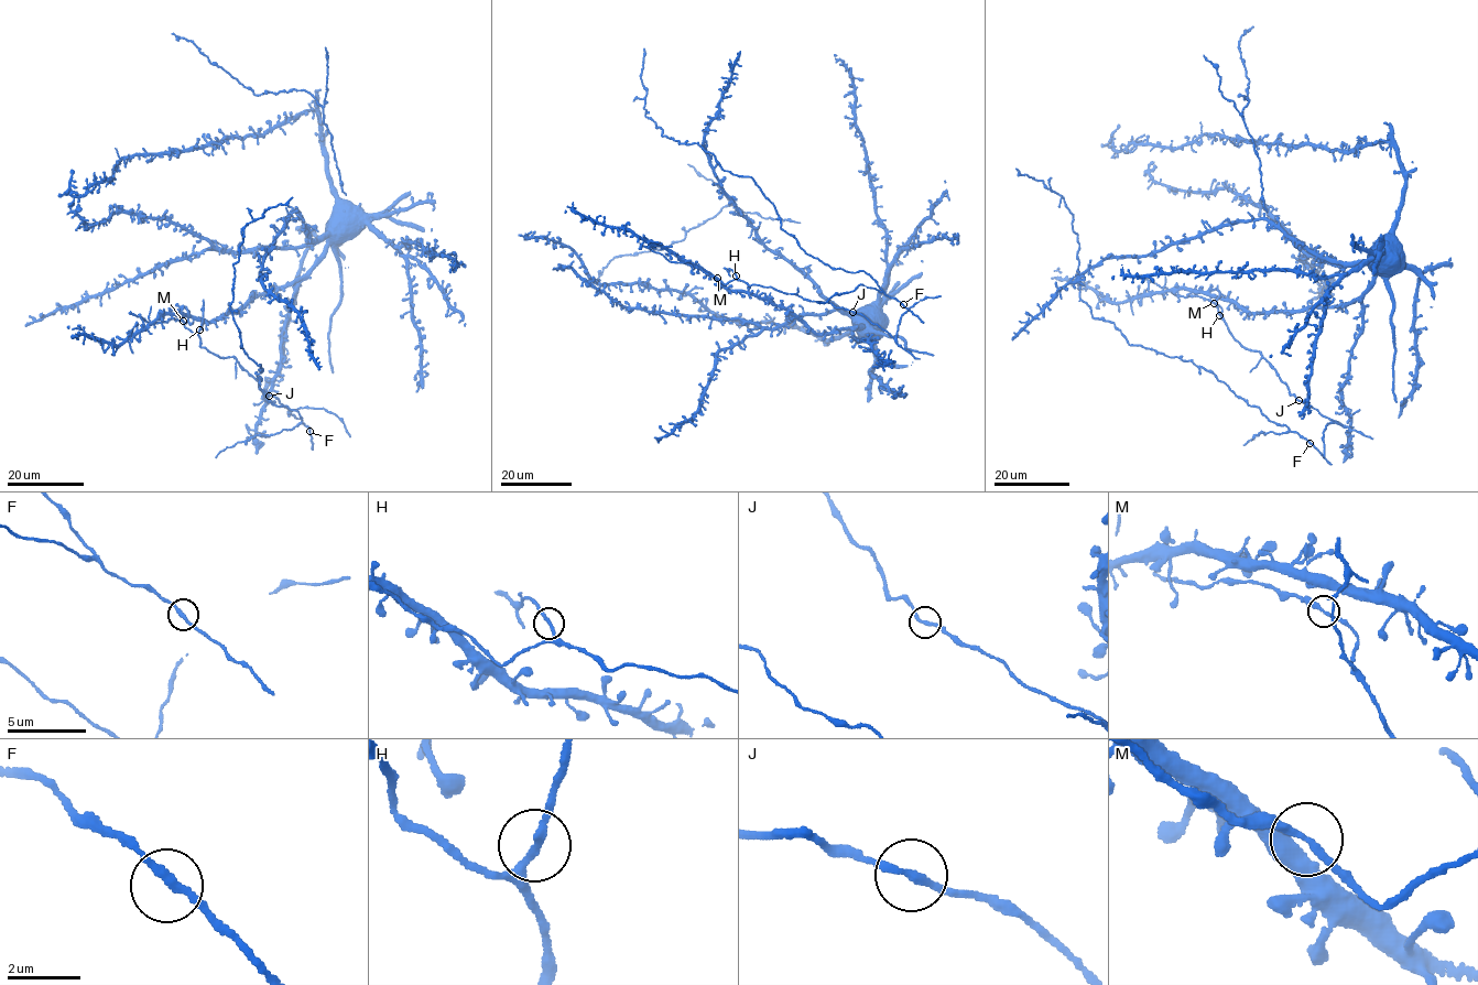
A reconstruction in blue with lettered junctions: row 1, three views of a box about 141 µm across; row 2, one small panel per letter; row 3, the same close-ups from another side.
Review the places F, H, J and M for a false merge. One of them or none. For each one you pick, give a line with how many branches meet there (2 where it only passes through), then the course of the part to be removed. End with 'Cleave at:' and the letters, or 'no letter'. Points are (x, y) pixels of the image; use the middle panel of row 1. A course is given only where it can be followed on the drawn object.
Cleave at: no letter

